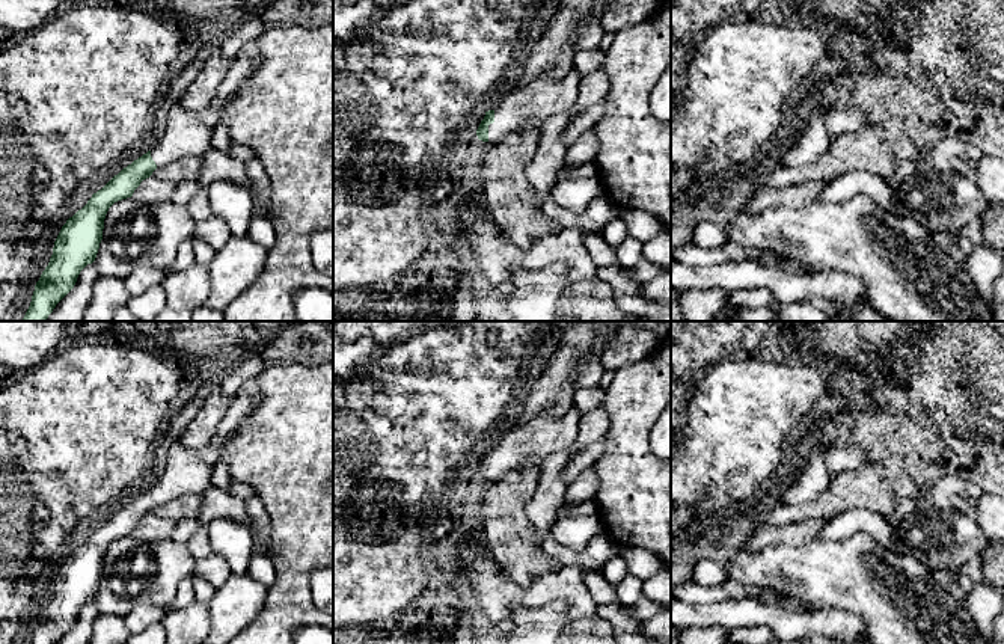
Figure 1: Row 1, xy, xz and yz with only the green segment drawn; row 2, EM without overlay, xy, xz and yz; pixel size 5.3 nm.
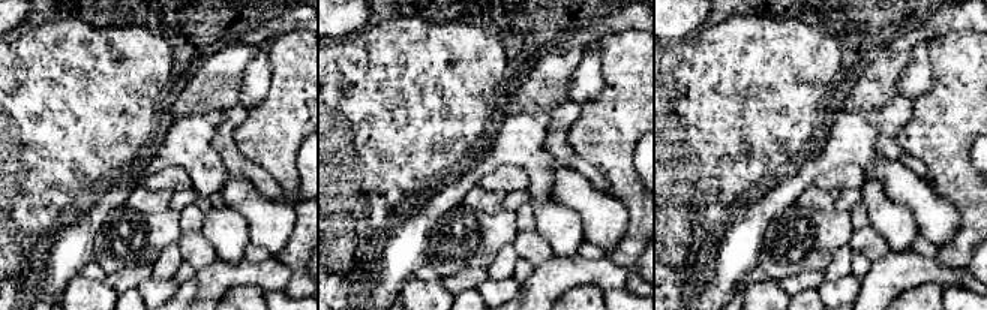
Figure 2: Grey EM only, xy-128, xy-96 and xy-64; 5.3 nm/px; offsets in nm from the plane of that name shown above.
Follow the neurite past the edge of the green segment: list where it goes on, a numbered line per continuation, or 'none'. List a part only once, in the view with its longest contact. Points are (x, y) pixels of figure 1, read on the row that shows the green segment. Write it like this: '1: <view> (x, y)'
1: xz (541, 98)

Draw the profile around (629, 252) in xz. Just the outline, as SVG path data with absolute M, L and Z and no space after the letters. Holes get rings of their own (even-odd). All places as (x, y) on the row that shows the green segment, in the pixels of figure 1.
M627 237L615 250L620 264L626 268L632 268L641 259L642 241Z

